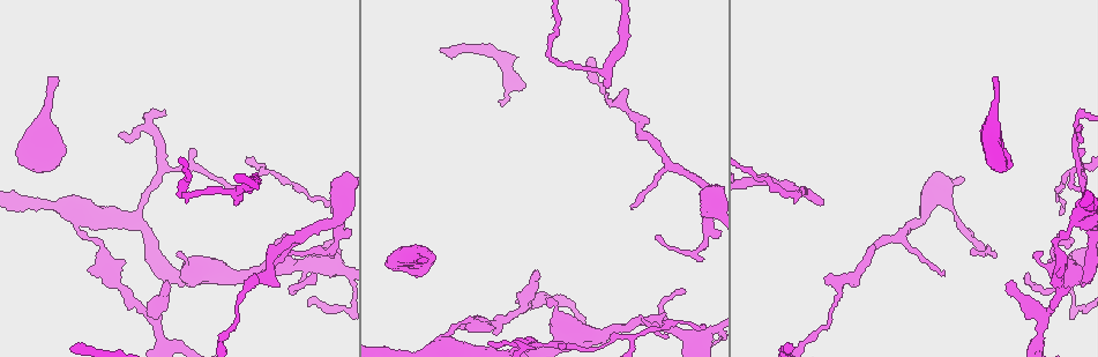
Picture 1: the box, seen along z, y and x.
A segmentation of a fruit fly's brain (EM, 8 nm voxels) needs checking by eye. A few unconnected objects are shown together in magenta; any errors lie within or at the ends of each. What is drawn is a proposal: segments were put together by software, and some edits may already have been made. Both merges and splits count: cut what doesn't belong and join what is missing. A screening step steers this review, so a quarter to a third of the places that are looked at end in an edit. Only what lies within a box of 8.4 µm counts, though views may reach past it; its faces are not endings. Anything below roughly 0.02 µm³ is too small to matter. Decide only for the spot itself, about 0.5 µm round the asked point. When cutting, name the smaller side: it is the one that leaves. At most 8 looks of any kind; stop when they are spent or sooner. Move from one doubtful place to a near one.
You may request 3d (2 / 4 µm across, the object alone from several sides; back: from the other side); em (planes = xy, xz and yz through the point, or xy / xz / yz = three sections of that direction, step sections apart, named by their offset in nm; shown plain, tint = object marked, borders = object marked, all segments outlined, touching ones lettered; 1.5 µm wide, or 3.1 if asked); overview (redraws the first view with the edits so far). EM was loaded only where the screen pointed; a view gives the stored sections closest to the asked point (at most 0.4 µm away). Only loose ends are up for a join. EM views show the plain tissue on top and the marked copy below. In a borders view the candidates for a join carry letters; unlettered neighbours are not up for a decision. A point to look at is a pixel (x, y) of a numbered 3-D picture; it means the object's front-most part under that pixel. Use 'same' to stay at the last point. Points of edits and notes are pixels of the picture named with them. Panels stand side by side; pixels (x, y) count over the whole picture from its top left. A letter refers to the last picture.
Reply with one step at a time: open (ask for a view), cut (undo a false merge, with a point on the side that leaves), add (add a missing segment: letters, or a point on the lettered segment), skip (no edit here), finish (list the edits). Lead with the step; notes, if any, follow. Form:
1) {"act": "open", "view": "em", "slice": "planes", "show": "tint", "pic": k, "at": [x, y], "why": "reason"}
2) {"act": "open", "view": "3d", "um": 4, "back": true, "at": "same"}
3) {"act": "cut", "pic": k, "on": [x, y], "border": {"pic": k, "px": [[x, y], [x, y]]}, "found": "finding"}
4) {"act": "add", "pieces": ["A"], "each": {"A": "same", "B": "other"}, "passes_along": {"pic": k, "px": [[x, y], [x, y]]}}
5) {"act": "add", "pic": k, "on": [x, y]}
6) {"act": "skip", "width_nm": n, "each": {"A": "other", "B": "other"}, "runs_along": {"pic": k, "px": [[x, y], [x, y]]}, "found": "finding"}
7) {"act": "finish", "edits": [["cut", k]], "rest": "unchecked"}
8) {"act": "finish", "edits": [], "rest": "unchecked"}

{"act": "open", "view": "em", "slice": "yz", "step": 4, "show": "tint", "pic": 1, "at": [822, 205], "why": "an open end"}

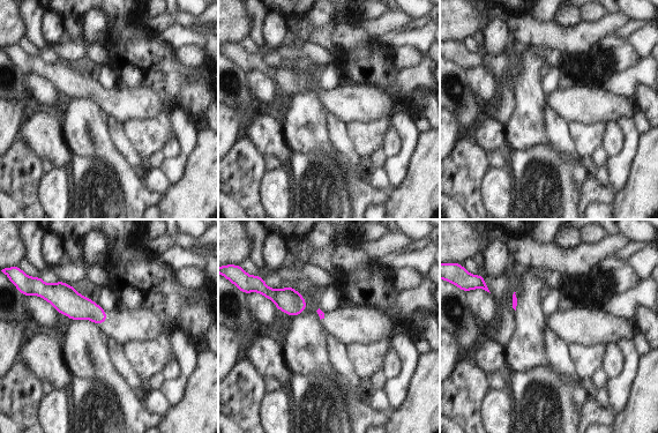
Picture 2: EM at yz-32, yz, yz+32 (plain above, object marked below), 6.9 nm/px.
{"act": "open", "view": "em", "slice": "yz", "step": 4, "show": "borders", "at": "same"}

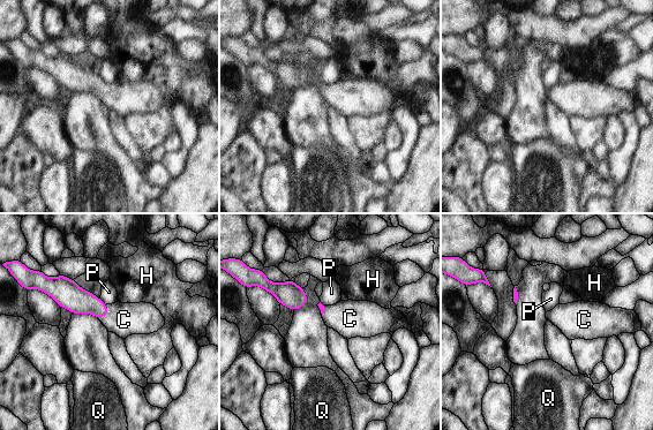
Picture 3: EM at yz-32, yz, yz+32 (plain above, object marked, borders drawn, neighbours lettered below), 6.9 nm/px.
{"act": "add", "pieces": ["C"], "each": {"C": "same", "H": "other", "P": "other", "Q": "other"}, "passes_along": {"pic": 3, "px": [[75, 299], [107, 314], [124, 319]]}, "found": "the neuron continues"}

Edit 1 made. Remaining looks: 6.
{"act": "open", "view": "3d", "um": 2, "pic": 1, "at": [1079, 170], "why": "three arms meet"}

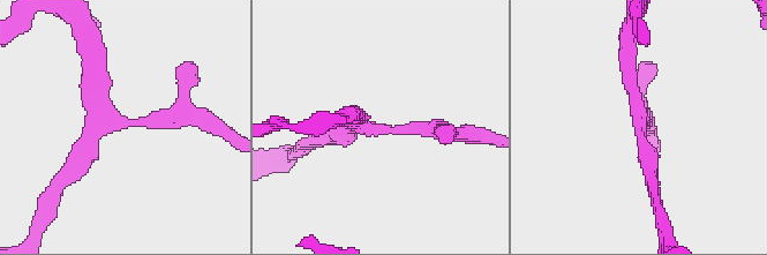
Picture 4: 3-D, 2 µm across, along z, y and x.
{"act": "open", "view": "em", "slice": "planes", "show": "borders", "pic": 4, "at": [640, 121]}

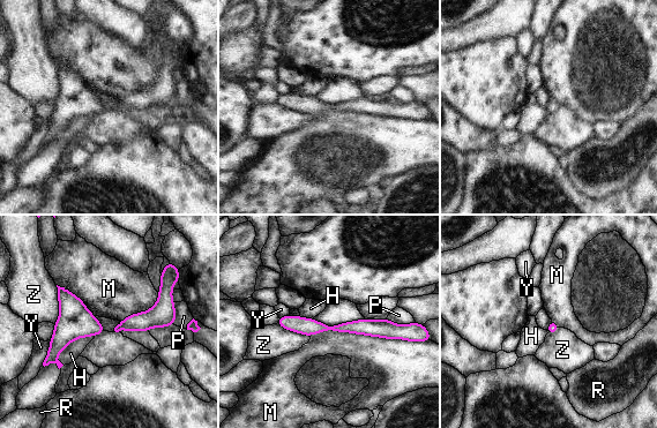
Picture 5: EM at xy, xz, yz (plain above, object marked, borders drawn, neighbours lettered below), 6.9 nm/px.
{"act": "skip", "each": {"H": "other", "M": "other", "P": "other", "R": "other", "Y": "other", "Z": "other"}, "runs_along": {"pic": 5, "px": [[280, 322], [392, 331]]}, "found": "continuous, no second neuron"}

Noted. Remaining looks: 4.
{"act": "open", "view": "3d", "um": 4, "pic": 1, "at": [422, 258], "why": "branch stops here"}

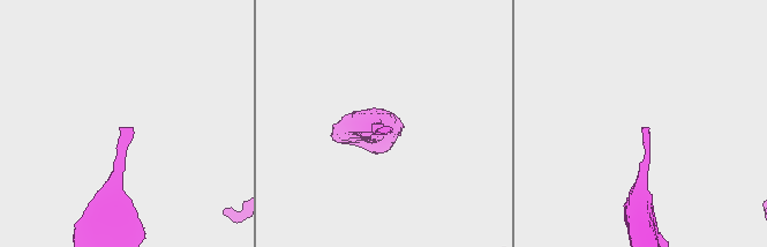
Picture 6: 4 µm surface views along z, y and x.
{"act": "open", "view": "em", "slice": "xz", "step": 8, "show": "borders", "pic": 6, "at": [128, 127], "why": "need the tissue"}

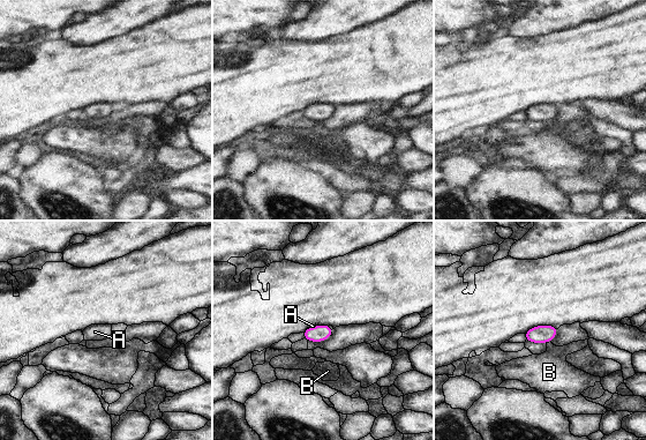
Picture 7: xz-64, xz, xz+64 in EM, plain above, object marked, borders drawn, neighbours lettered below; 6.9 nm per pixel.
{"act": "open", "view": "em", "slice": "planes", "show": "borders", "at": "same"}

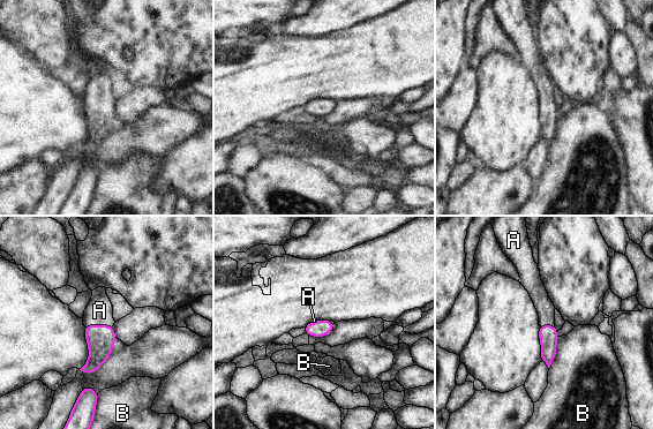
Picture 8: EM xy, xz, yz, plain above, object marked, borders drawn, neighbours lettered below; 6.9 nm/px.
{"act": "add", "pieces": ["A"], "each": {"A": "same", "B": "other"}, "passes_along": {"pic": 8, "px": [[100, 339], [98, 325], [99, 310]]}, "found": "the neuron continues"}

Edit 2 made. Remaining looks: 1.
{"act": "finish", "edits": [["add", 3], ["add", 8]], "rest": "unchecked"}

